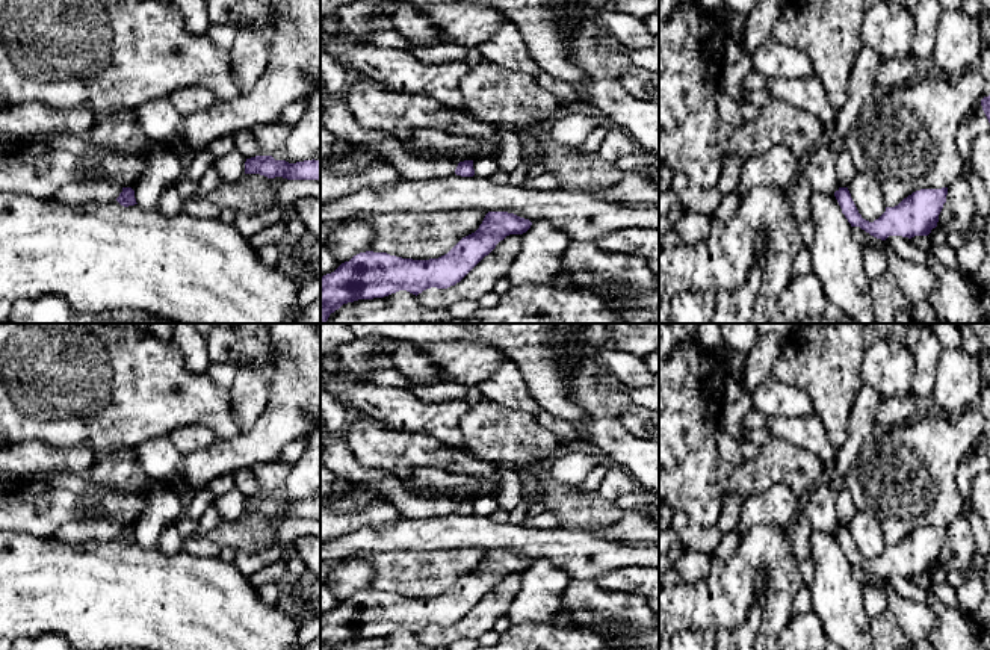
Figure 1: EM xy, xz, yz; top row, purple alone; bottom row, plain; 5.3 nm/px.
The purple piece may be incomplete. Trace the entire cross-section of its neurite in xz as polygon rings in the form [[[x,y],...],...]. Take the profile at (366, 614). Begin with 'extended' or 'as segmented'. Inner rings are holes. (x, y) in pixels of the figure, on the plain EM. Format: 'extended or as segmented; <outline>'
as segmented; [[[488,550],[479,567],[438,597],[413,599],[366,590],[320,615],[320,650],[336,650],[358,638],[384,636],[399,629],[419,633],[459,621],[509,573],[523,573],[529,558],[508,550]]]

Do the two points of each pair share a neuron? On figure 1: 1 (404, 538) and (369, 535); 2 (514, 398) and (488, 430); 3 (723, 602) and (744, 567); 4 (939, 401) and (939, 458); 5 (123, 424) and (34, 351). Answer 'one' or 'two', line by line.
1: one
2: two
3: one
4: two
5: one

